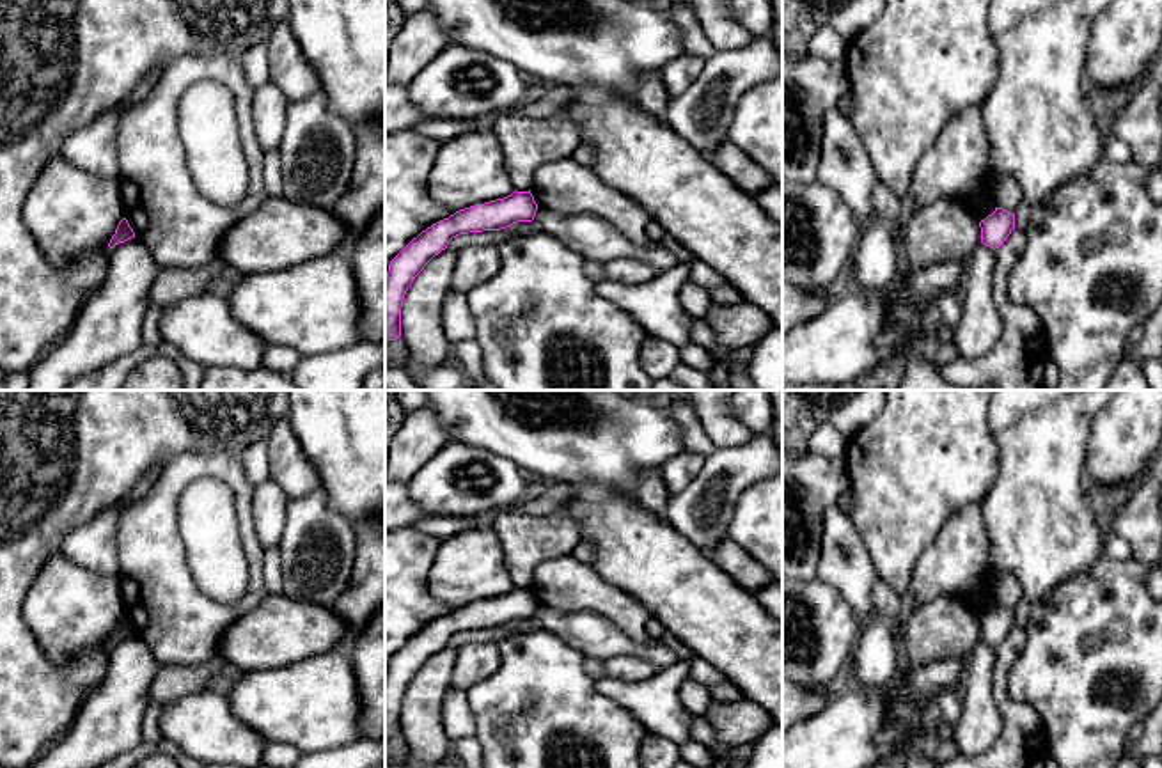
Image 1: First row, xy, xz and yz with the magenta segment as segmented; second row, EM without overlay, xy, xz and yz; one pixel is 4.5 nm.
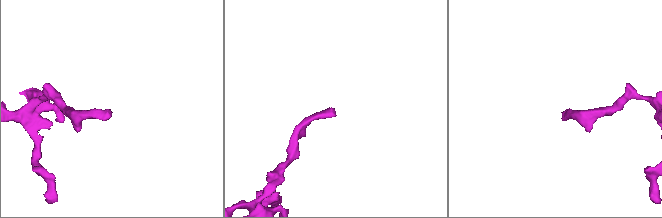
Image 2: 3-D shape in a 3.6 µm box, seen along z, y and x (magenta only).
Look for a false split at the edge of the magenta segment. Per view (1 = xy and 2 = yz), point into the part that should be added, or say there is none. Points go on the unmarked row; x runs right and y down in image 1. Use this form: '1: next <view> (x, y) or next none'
1: next none
2: next none

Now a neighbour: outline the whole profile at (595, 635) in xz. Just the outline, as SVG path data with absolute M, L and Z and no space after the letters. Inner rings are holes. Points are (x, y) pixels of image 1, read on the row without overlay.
M538 603L534 619L541 630L554 631L559 639L601 662L617 656L639 658L658 669L679 662L679 656L663 644L633 644L607 617L591 610L562 612Z

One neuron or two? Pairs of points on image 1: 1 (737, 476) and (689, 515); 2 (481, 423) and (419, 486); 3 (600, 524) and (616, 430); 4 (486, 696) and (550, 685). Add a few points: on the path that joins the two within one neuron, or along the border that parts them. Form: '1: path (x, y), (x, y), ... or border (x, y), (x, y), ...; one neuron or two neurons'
1: path (724, 483), (701, 506); one neuron
2: border (451, 440), (481, 446), (501, 456); two neurons
3: border (566, 483), (598, 483), (635, 501); two neurons
4: path (502, 696), (513, 696), (526, 683), (534, 685); one neuron

